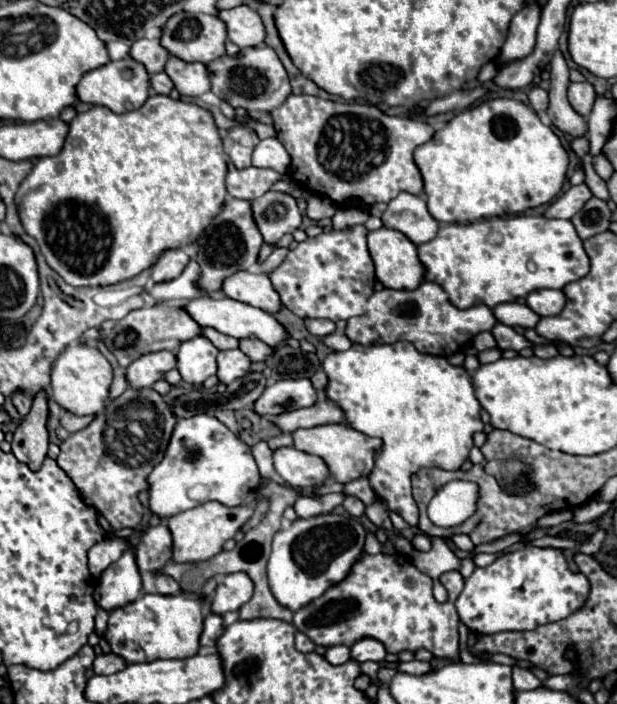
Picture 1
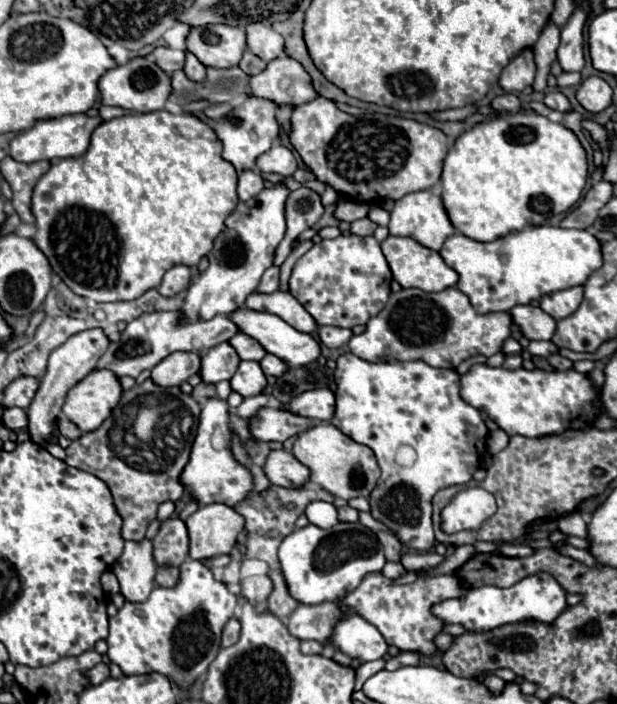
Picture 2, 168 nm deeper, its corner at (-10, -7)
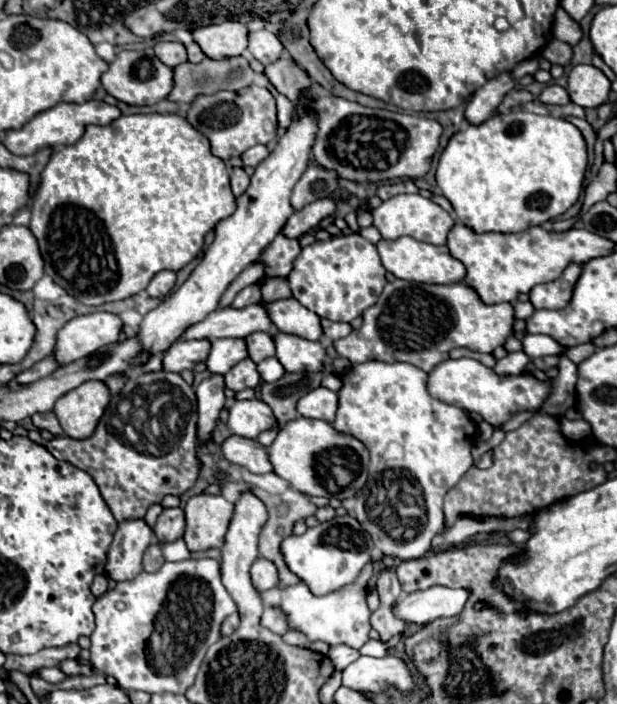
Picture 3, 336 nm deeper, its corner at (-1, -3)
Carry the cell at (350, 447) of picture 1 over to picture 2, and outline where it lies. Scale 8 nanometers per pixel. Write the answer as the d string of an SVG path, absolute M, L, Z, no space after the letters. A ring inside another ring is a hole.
M316 423L302 431L294 441L292 453L302 465L308 467L312 483L346 501L352 497L368 497L380 475L374 451L370 451L366 445L354 443L354 439L346 437L332 423Z

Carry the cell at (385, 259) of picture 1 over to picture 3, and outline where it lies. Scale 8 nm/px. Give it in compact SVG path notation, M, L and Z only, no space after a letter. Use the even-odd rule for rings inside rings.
M399 237L393 241L381 239L377 243L377 251L381 257L383 267L393 273L399 279L405 281L415 281L415 283L441 283L441 285L449 285L449 283L459 283L465 277L465 267L461 261L453 259L449 255L449 249L445 245L437 247L431 243L423 243L417 241L413 237Z

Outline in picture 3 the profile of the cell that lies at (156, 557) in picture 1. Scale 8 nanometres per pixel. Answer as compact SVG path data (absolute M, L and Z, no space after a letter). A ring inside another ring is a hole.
M179 507L163 509L163 513L159 515L159 519L153 527L153 533L159 543L173 543L173 541L181 539L185 533L183 509L179 509Z

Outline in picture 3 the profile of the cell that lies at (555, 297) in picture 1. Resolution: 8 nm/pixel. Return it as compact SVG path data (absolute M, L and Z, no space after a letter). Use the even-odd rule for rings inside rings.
M569 265L559 279L533 287L529 291L529 301L535 309L563 309L571 301L571 293L579 279L579 273L579 265Z

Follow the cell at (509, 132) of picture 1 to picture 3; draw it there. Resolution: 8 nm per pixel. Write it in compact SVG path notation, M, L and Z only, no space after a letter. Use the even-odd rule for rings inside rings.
M517 109L455 133L439 157L435 179L461 225L475 233L519 233L565 213L581 195L585 169L587 147L575 125Z

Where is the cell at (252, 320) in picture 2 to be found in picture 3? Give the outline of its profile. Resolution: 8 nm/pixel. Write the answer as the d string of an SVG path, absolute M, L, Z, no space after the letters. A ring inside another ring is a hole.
M271 331L277 359L289 373L297 371L319 371L323 369L325 349L319 341L309 341L283 331Z

